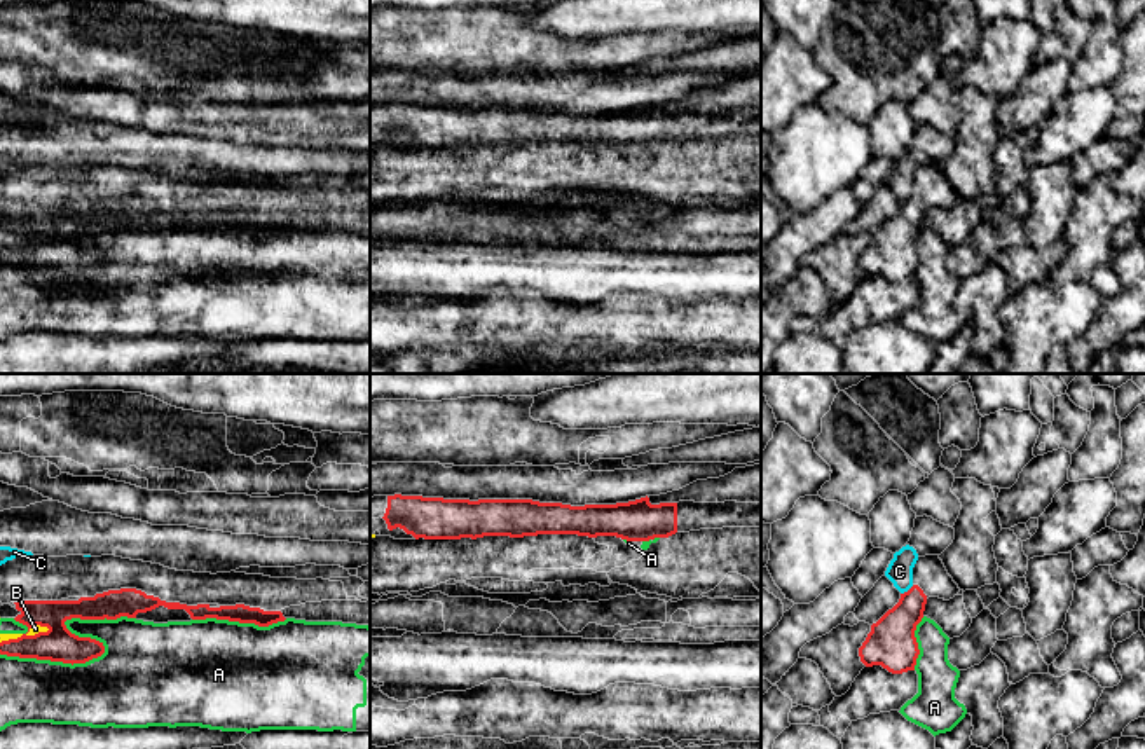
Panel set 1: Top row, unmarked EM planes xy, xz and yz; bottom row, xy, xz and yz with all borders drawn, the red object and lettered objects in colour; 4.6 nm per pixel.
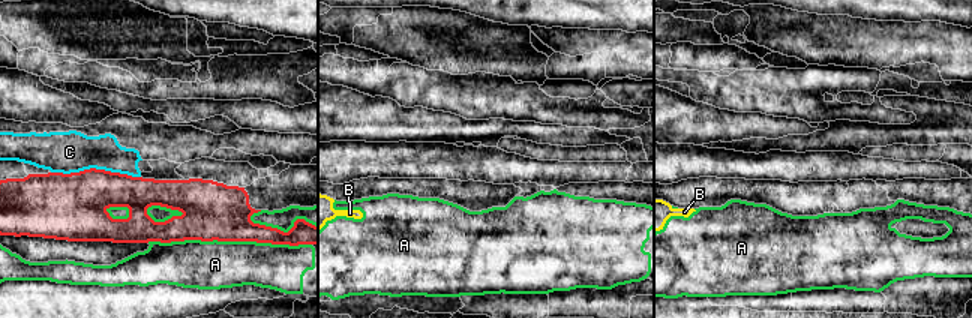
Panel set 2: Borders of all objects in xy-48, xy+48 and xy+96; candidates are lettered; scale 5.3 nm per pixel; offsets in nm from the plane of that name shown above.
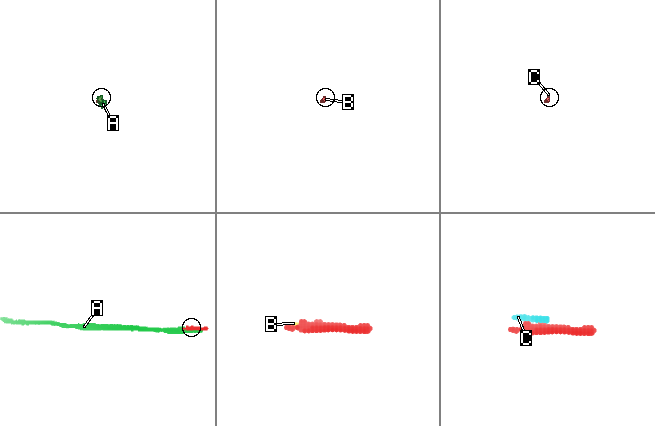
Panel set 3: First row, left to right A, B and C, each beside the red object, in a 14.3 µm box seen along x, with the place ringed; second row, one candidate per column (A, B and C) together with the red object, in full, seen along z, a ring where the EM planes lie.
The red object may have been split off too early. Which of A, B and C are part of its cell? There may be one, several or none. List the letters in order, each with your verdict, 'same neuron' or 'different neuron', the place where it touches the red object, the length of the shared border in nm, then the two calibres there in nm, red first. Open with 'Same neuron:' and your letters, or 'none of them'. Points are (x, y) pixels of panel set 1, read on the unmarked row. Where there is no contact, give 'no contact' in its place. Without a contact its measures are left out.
Same neuron: none of them
A: different neuron | xy (102, 254) | 650 nm | 160/460 nm
B: different neuron | xy (25, 243) | 240 nm | 160/50 nm
C: different neuron | yz (908, 199) | 80 nm | 220/120 nm

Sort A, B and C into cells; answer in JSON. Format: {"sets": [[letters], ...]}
{"sets": [["A", "B"], ["C"]]}

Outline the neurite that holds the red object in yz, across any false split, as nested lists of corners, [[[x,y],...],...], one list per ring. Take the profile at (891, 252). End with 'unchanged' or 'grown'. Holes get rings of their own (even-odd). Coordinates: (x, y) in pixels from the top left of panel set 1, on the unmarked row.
[[[918,194],[901,203],[899,211],[888,218],[859,257],[866,276],[881,274],[892,283],[915,279],[920,264],[915,246],[916,234],[923,227],[927,204]]]; unchanged

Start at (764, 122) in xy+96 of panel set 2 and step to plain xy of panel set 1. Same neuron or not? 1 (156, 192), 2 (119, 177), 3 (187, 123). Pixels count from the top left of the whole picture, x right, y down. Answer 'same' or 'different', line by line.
1: different
2: different
3: different

